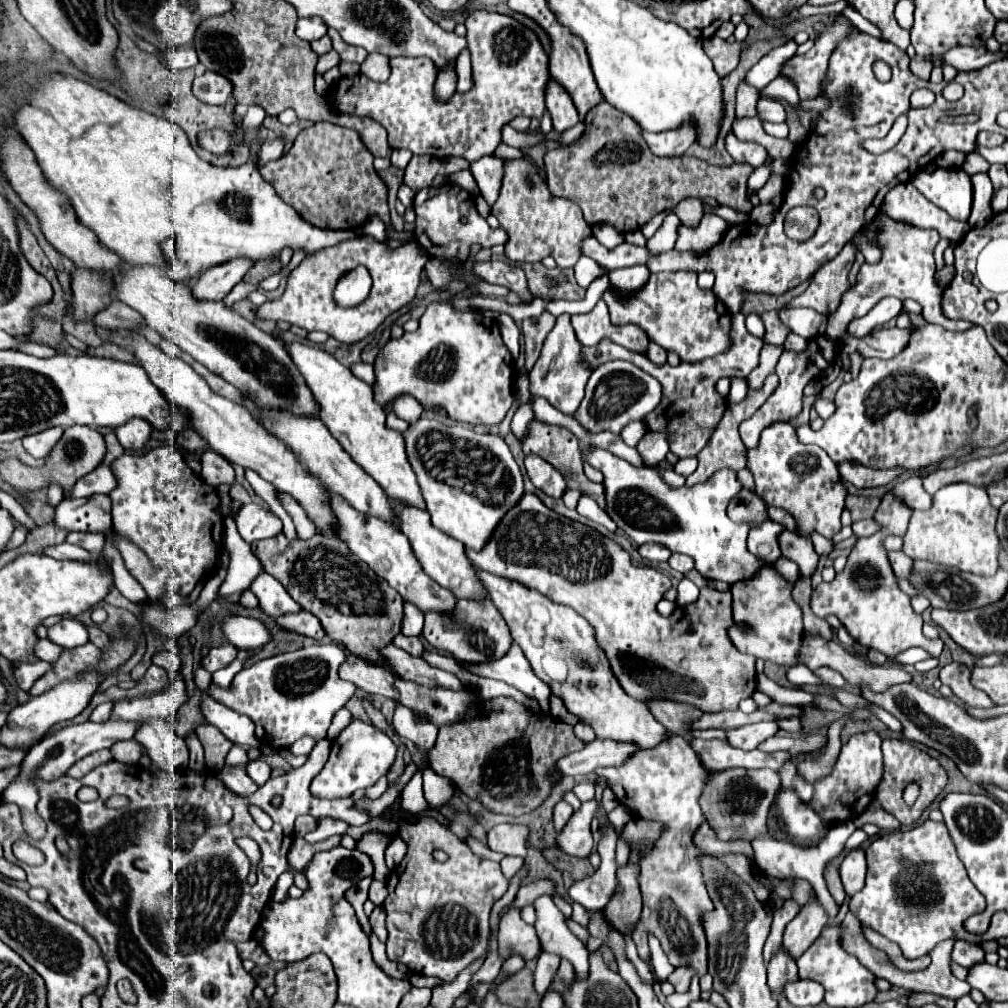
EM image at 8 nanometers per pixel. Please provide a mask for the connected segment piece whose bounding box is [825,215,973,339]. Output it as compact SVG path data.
M877 215L873 219L873 225L875 225L877 243L879 243L879 249L881 249L881 261L861 265L861 271L857 275L857 283L843 295L839 309L833 315L829 315L825 335L829 335L829 339L841 339L841 335L847 331L847 325L853 319L867 315L883 297L889 297L889 295L893 295L901 301L903 299L915 299L923 307L923 317L925 317L927 323L941 325L947 331L971 329L973 323L947 319L941 311L943 289L933 279L933 275L937 271L933 251L935 251L935 245L939 243L939 239L941 239L939 233L935 229L921 229L921 227L911 225L911 223L895 221L895 219L883 217L883 215Z

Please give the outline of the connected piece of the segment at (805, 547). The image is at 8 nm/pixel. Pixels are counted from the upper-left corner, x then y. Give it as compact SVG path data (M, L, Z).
M785 531L779 537L779 543L781 543L783 557L797 563L803 577L811 577L815 567L817 567L817 561L819 561L819 555L813 549L813 543L805 537L799 537L799 535L791 533L791 531Z

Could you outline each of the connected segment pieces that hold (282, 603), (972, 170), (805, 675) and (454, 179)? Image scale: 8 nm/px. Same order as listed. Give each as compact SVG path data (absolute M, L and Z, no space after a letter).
M259 573L249 589L259 597L261 609L271 617L281 617L285 613L301 611L301 607L287 595L285 587L269 573Z
M973 153L973 155L967 155L967 159L965 159L963 167L965 167L965 171L969 171L969 175L975 175L977 171L989 171L989 165L987 165L987 161L985 161L985 169L983 169L983 167L979 169L979 157L977 157L977 153Z
M795 665L789 669L786 675L789 682L794 685L801 686L804 684L817 684L820 685L821 681L814 673L804 665Z
M457 171L457 173L449 175L449 183L455 183L455 185L467 189L471 195L477 195L479 193L479 187L477 187L471 171Z

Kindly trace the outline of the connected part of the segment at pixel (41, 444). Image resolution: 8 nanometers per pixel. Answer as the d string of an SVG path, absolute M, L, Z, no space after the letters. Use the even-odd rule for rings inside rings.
M51 427L51 429L45 429L45 431L37 433L37 435L25 437L25 439L23 439L23 447L25 447L27 453L31 453L33 457L45 459L61 435L63 435L63 427Z

